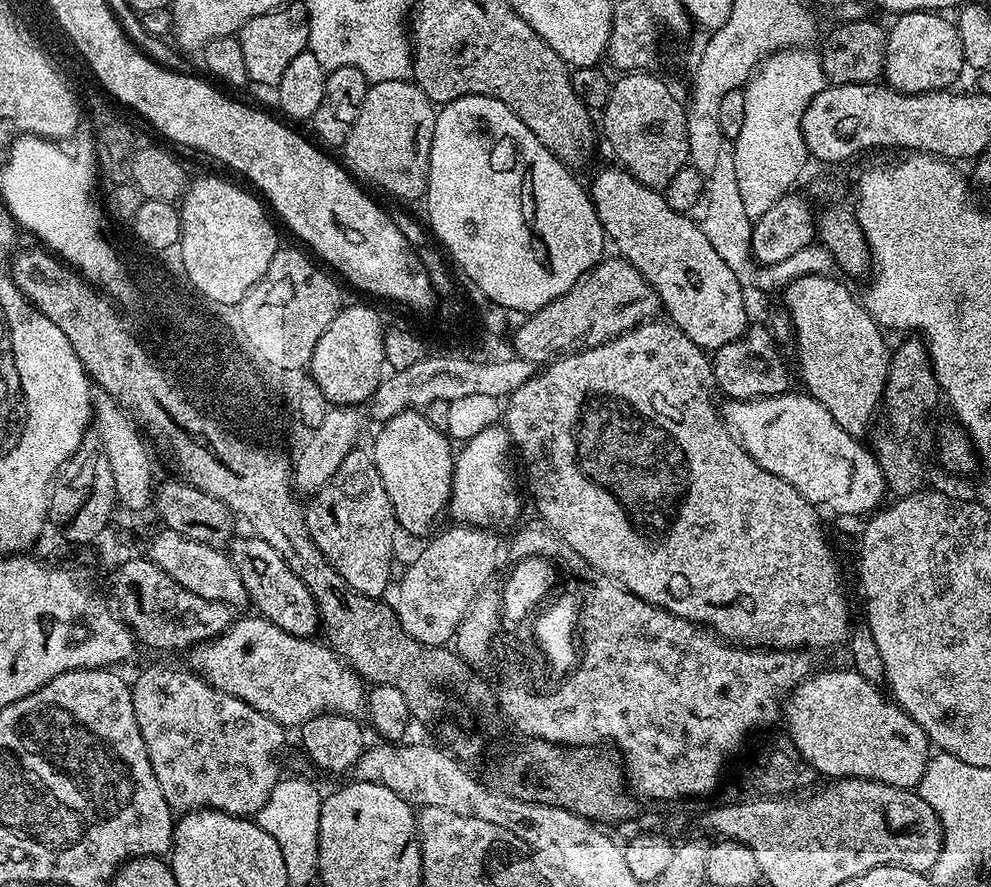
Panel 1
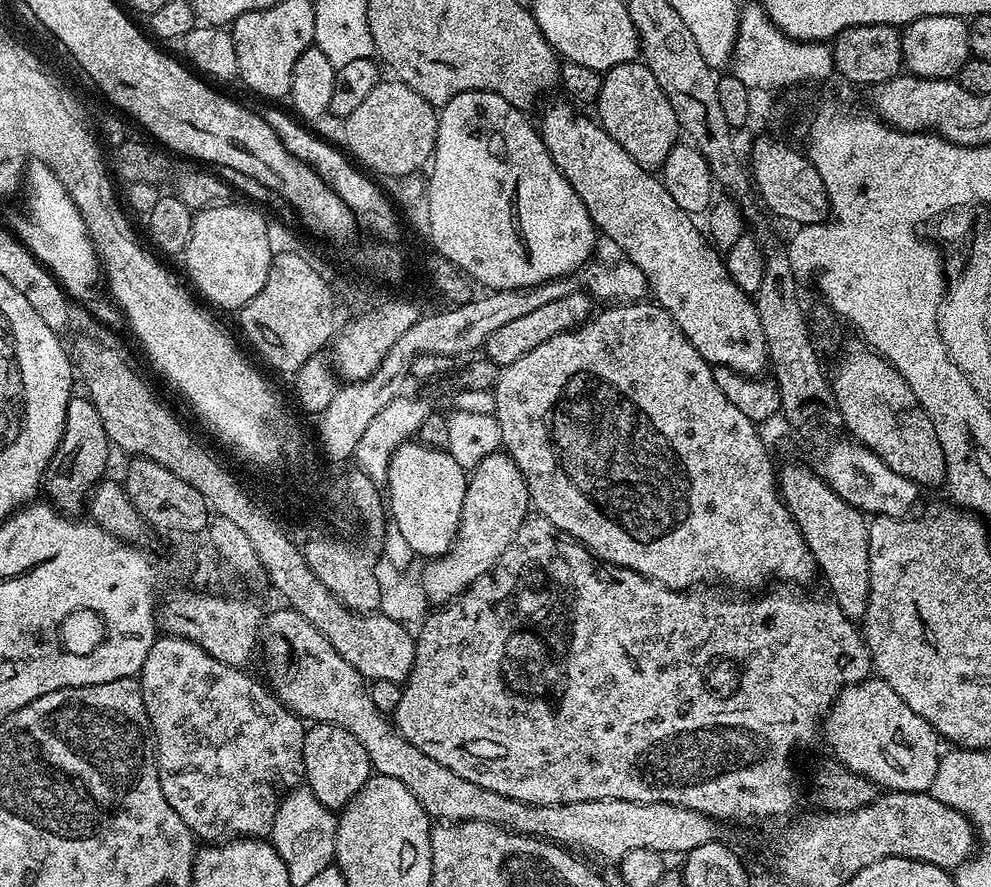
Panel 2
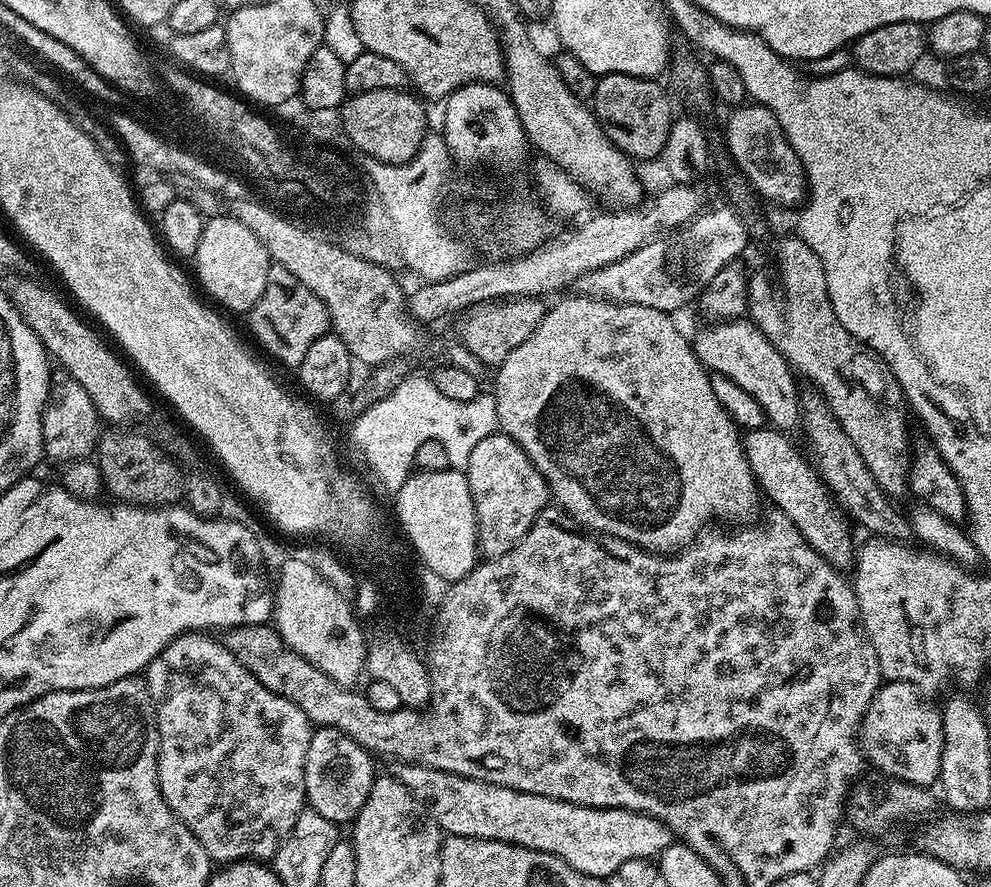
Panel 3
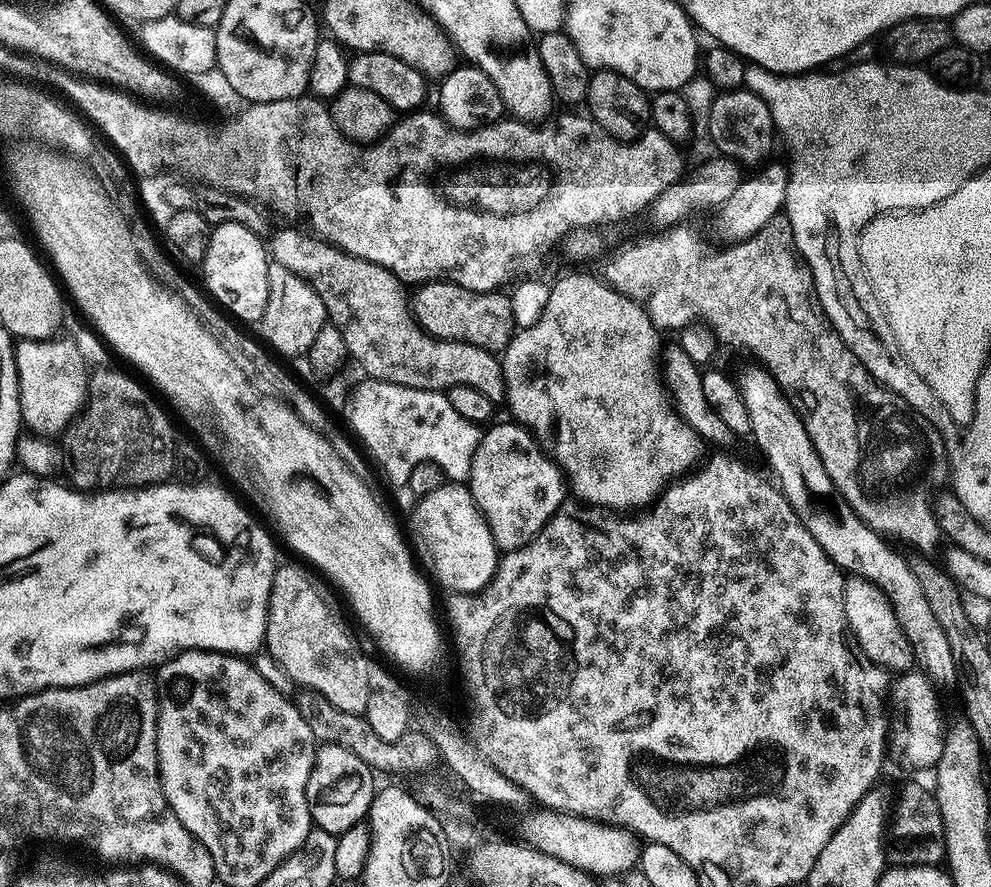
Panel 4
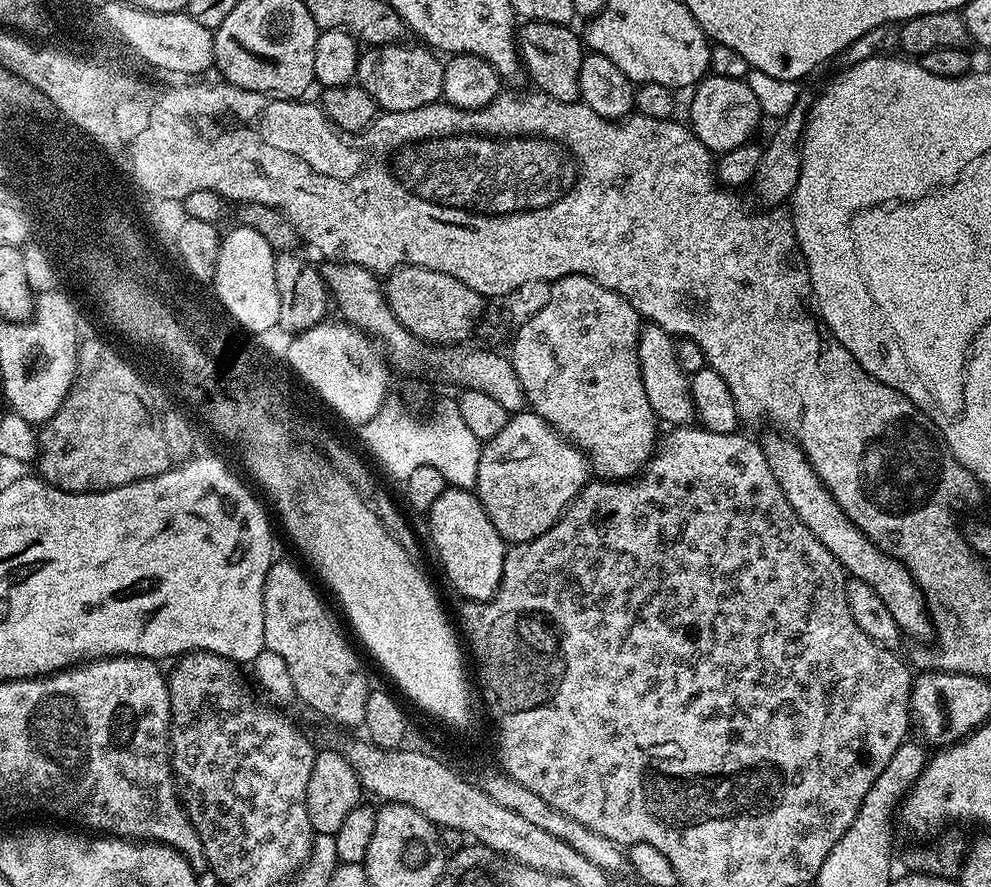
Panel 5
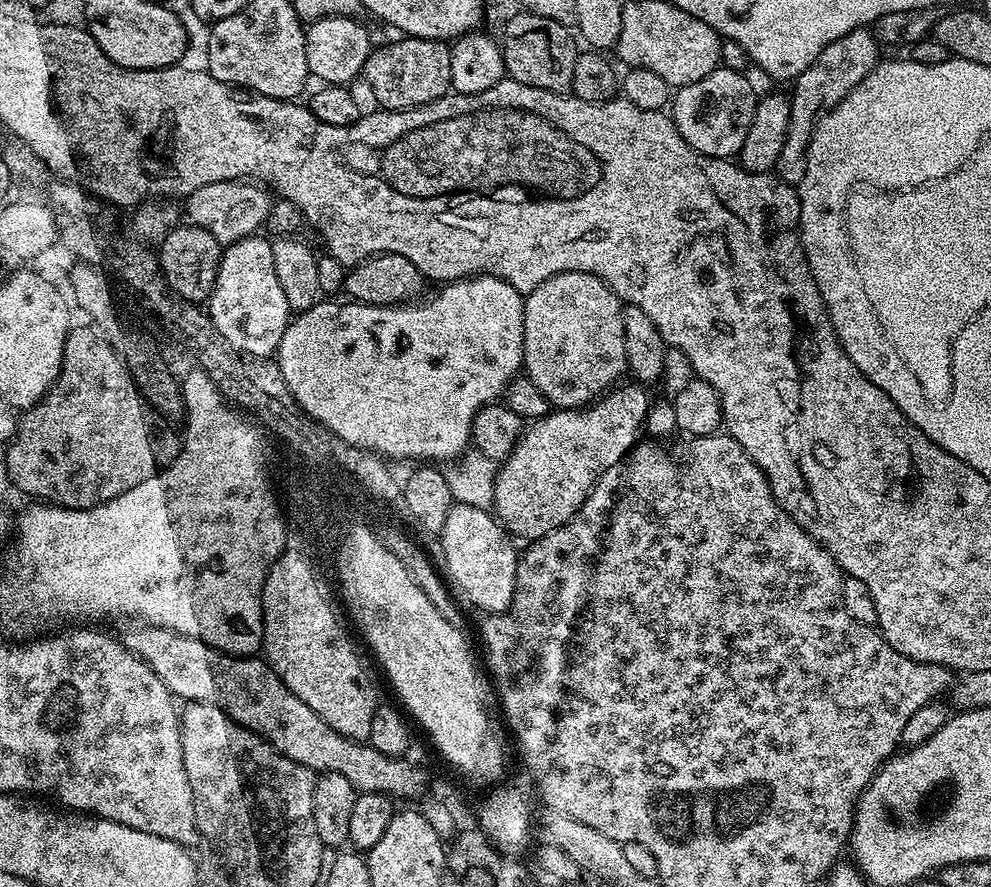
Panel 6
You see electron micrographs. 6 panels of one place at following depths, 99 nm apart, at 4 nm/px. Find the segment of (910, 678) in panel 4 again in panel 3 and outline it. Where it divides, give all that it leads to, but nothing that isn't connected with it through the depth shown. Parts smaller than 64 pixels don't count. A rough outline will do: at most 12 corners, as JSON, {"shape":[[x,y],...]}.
{"shape":[[890,680],[858,733],[865,761],[923,788],[939,781],[940,708]]}

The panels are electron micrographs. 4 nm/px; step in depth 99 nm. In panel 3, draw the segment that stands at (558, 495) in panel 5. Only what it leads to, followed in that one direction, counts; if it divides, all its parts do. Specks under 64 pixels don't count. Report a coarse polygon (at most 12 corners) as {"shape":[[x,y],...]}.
{"shape":[[499,430],[466,475],[478,552],[509,552],[549,507],[548,483]]}

